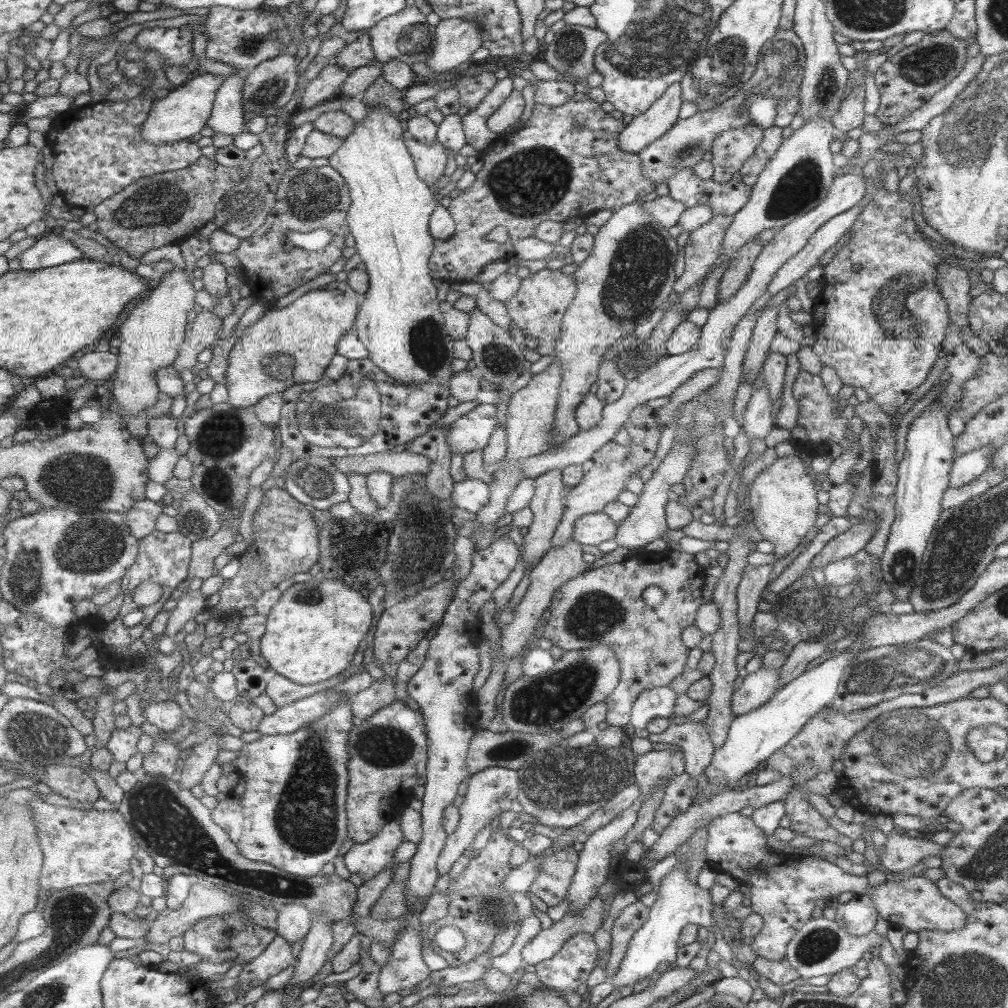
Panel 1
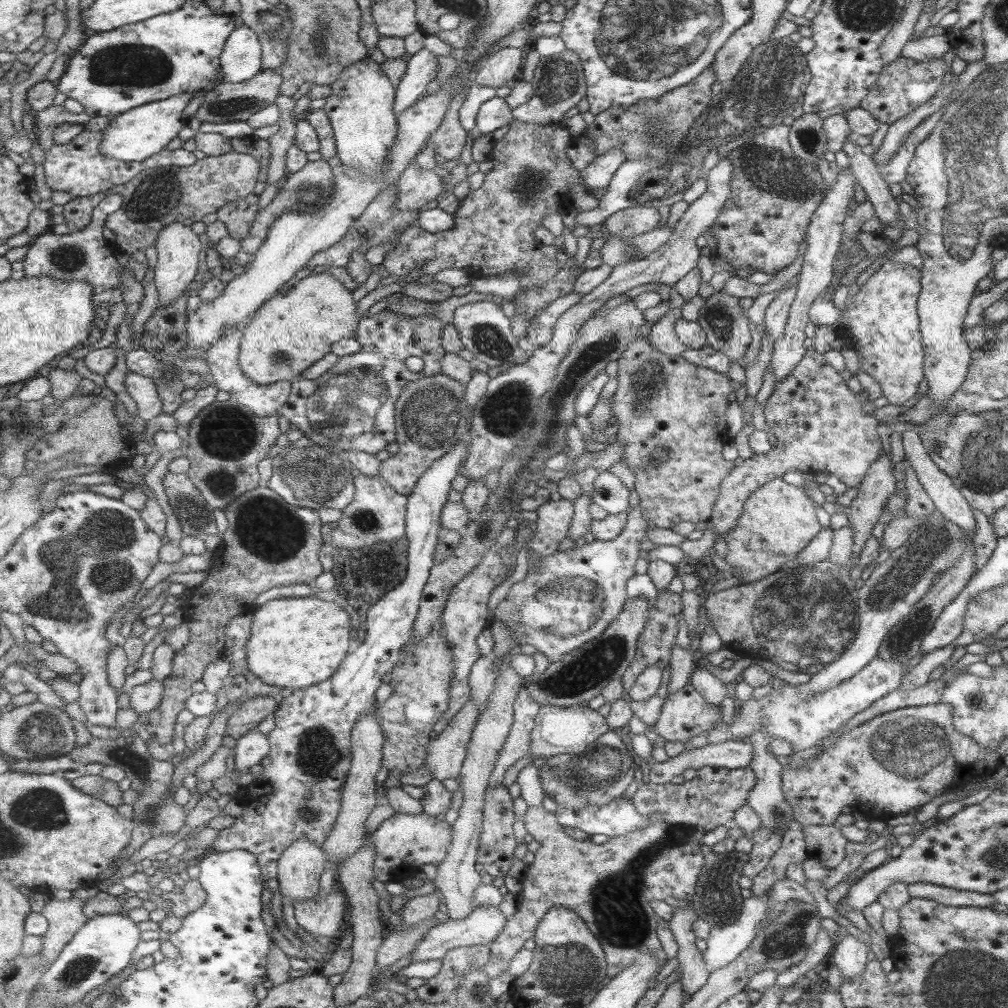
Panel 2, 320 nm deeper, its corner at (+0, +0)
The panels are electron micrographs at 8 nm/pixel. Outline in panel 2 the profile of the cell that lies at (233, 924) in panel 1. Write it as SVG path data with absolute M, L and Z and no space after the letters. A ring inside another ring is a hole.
M190 879L183 886L182 893L165 892L165 898L170 903L171 913L183 920L207 902L208 892L200 883L200 879Z

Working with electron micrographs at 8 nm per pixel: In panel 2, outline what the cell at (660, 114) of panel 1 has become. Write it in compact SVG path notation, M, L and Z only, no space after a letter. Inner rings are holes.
M613 149L595 160L582 170L585 185L589 189L603 189L609 187L617 170L627 161L625 153L619 149Z

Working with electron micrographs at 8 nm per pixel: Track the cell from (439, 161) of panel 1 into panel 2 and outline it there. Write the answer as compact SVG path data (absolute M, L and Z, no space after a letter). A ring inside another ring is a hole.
M417 164L409 165L397 181L397 187L401 190L397 209L421 212L426 204L436 201L437 196L444 192L443 181L441 176L437 176L436 170L425 170Z

